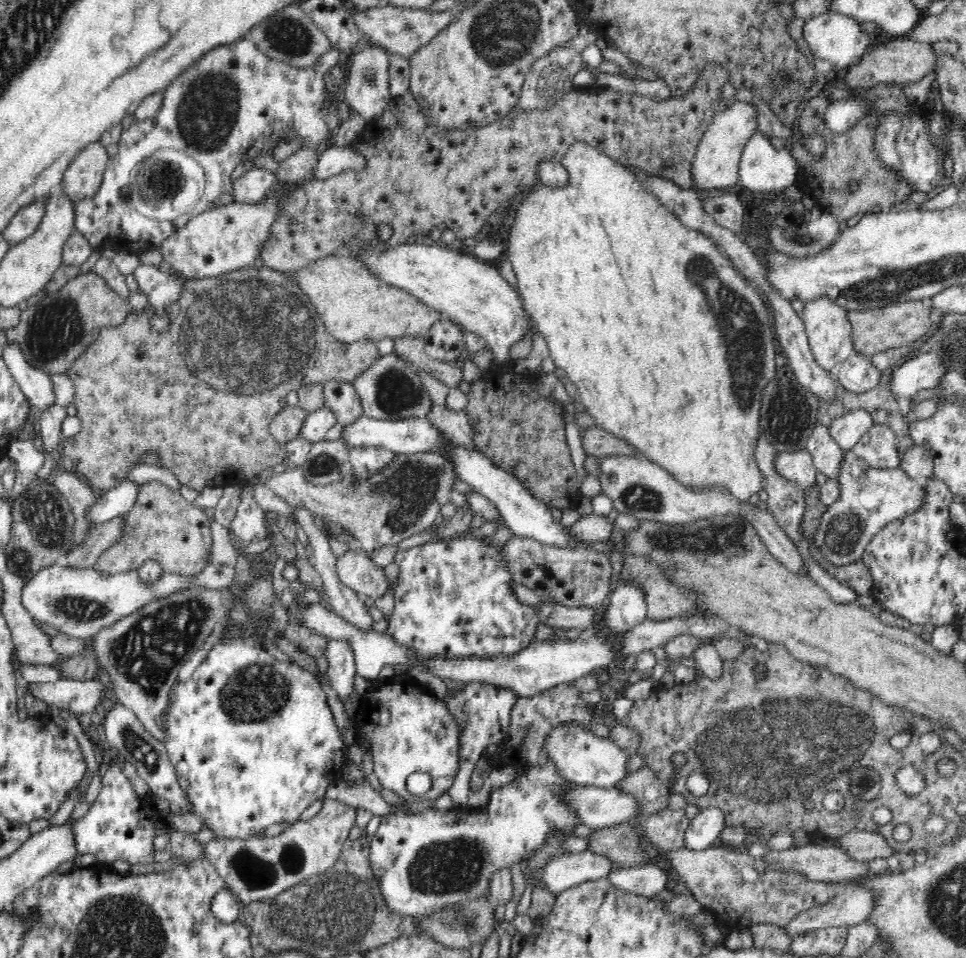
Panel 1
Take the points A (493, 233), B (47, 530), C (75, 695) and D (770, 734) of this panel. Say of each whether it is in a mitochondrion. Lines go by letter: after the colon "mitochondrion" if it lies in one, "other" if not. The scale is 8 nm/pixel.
A: other
B: mitochondrion
C: other
D: mitochondrion

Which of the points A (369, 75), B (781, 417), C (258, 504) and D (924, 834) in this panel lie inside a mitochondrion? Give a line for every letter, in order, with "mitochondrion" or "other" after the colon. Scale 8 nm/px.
A: mitochondrion
B: mitochondrion
C: other
D: other

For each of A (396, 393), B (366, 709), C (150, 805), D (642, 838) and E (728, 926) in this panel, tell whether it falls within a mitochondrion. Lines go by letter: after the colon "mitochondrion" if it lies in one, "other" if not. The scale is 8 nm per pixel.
A: mitochondrion
B: other
C: other
D: other
E: other

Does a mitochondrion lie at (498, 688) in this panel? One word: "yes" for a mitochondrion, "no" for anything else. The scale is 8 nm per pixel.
no

